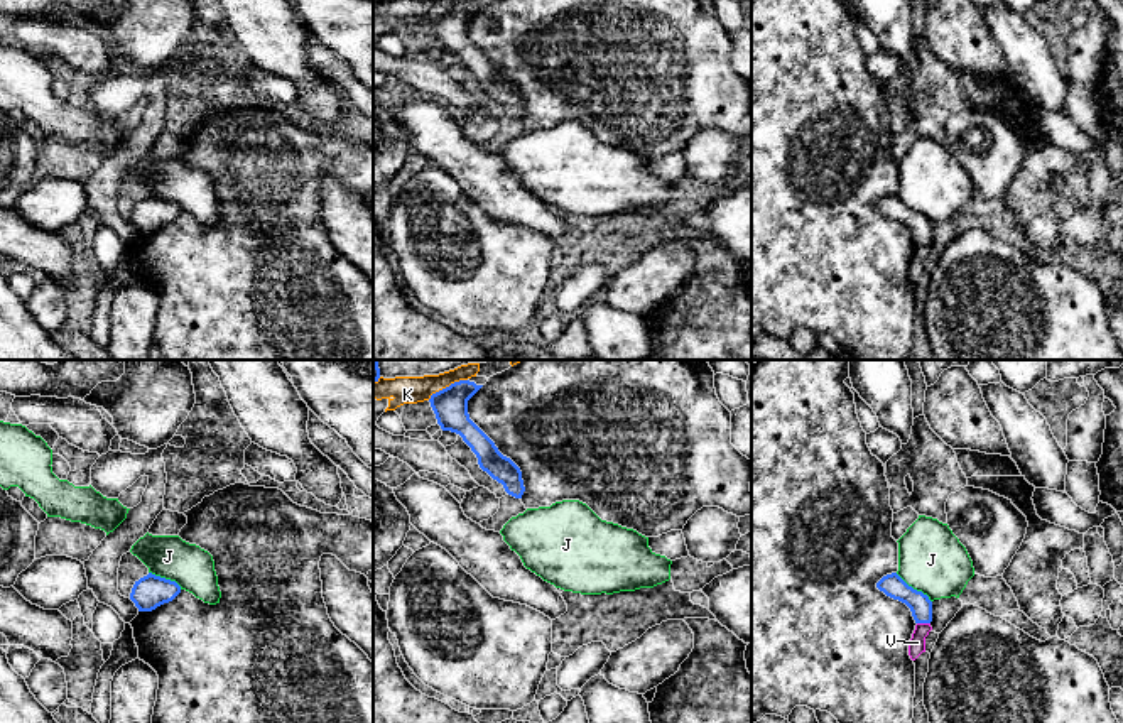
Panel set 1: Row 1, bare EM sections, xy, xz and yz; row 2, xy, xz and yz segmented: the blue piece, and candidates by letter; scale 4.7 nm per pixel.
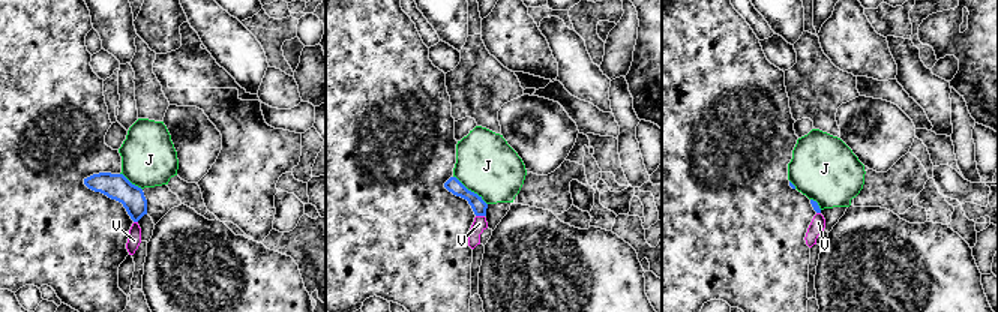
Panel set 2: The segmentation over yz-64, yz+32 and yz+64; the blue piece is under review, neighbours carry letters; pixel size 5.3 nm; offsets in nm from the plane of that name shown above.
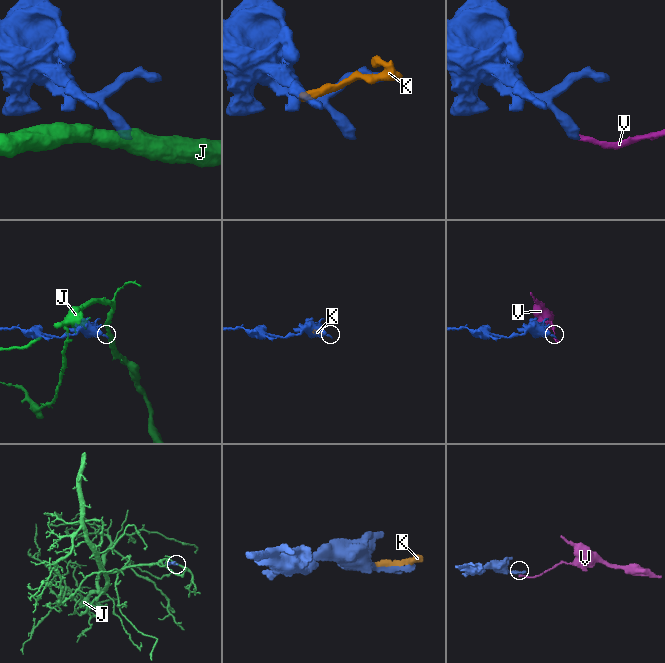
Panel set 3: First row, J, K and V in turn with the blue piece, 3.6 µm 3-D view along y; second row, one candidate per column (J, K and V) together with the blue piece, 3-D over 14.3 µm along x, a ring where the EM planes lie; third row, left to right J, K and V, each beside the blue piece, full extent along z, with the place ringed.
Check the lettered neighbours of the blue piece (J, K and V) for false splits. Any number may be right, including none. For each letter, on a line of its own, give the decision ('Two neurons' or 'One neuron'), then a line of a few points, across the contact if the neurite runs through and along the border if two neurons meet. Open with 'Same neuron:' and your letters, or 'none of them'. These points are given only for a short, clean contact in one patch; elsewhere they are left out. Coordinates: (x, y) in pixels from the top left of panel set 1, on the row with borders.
Same neuron: none of them
J: Two neurons. Line: yz (895, 573), (921, 590), (931, 602)
K: Two neurons. Line: xz (466, 379), (451, 382), (428, 399)
V: Two neurons. Line: yz (917, 622), (929, 624)

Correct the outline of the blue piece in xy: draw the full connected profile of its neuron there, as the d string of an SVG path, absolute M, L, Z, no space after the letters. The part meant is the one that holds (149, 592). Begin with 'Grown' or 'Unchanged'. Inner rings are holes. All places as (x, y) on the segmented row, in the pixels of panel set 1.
Unchanged. M149 573L135 581L130 600L138 612L152 612L157 606L172 601L179 593L181 586L176 581Z

